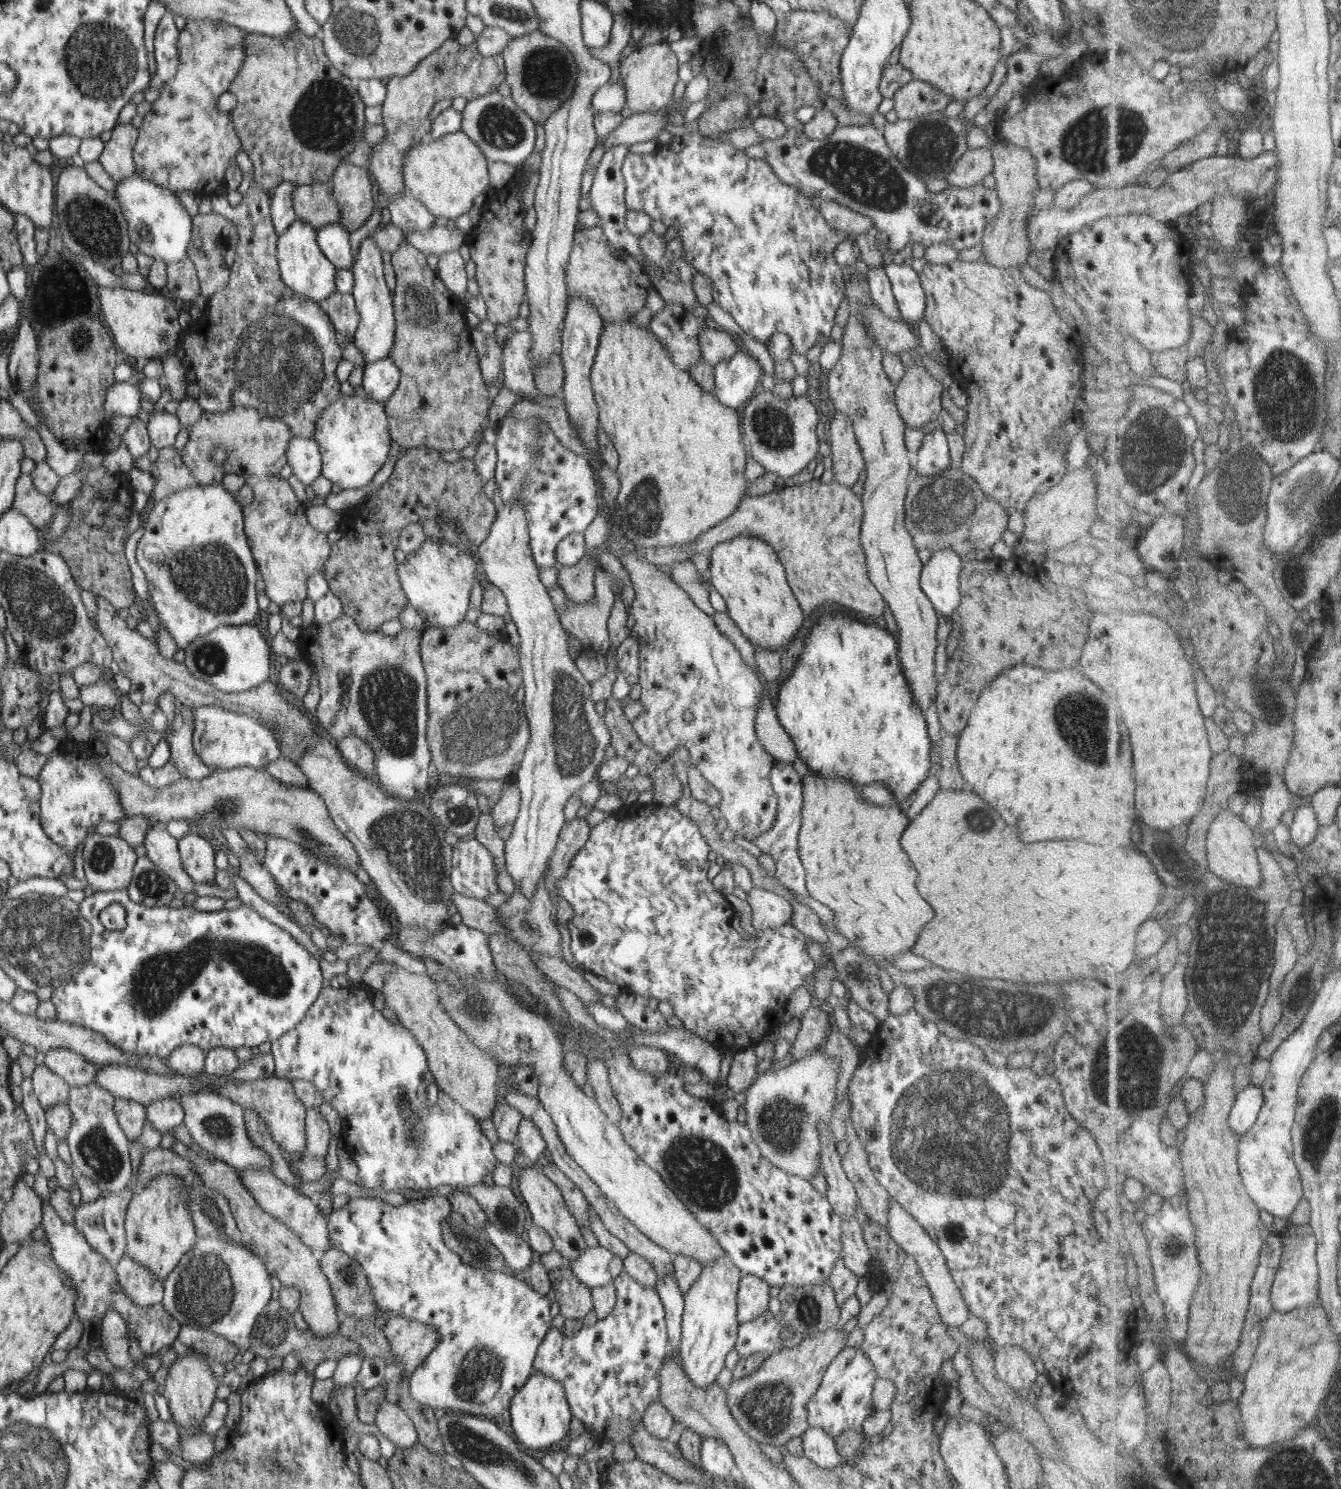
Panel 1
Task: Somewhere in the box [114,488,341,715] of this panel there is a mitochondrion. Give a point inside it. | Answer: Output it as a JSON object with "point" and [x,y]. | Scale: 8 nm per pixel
{"point":[208,576]}

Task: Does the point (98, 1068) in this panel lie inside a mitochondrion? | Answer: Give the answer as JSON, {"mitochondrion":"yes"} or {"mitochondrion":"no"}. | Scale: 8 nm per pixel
{"mitochondrion":"no"}

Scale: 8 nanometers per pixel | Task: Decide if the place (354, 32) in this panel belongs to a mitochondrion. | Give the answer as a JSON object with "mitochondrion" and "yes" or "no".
{"mitochondrion":"yes"}

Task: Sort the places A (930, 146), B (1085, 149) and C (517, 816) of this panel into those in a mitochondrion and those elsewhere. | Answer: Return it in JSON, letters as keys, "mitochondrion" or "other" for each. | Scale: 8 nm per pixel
{"A":"mitochondrion","B":"mitochondrion","C":"other"}

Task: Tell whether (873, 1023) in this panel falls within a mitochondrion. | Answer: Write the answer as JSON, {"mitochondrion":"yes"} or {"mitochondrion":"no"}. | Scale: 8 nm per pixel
{"mitochondrion":"no"}

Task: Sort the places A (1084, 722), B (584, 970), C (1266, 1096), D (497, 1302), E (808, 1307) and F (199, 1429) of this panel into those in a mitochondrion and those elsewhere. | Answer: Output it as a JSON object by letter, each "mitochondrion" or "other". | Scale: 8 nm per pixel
{"A":"mitochondrion","B":"other","C":"other","D":"other","E":"mitochondrion","F":"other"}

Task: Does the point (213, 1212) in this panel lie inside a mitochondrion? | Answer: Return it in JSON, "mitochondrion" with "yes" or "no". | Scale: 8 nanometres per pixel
{"mitochondrion":"yes"}

